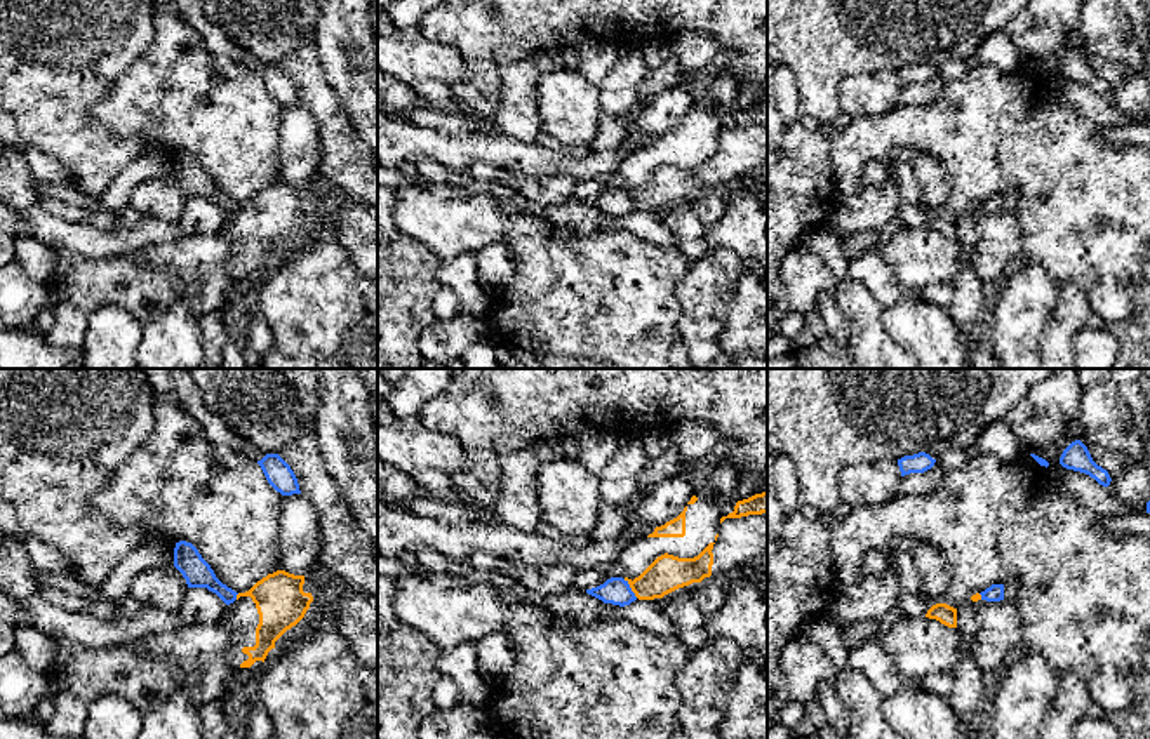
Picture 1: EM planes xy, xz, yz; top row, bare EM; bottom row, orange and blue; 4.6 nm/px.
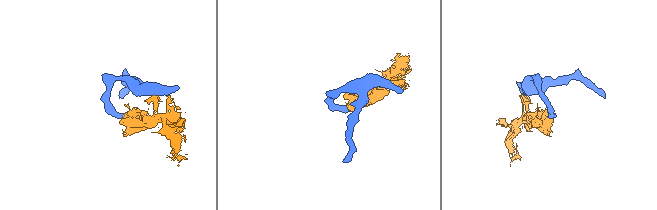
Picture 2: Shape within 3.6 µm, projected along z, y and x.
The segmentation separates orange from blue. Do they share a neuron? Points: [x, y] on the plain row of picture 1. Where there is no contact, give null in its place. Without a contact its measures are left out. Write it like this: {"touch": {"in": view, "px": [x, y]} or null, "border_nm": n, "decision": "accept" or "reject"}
{"touch": {"in": "xz", "px": [630, 197]}, "border_nm": 110, "decision": "reject"}

